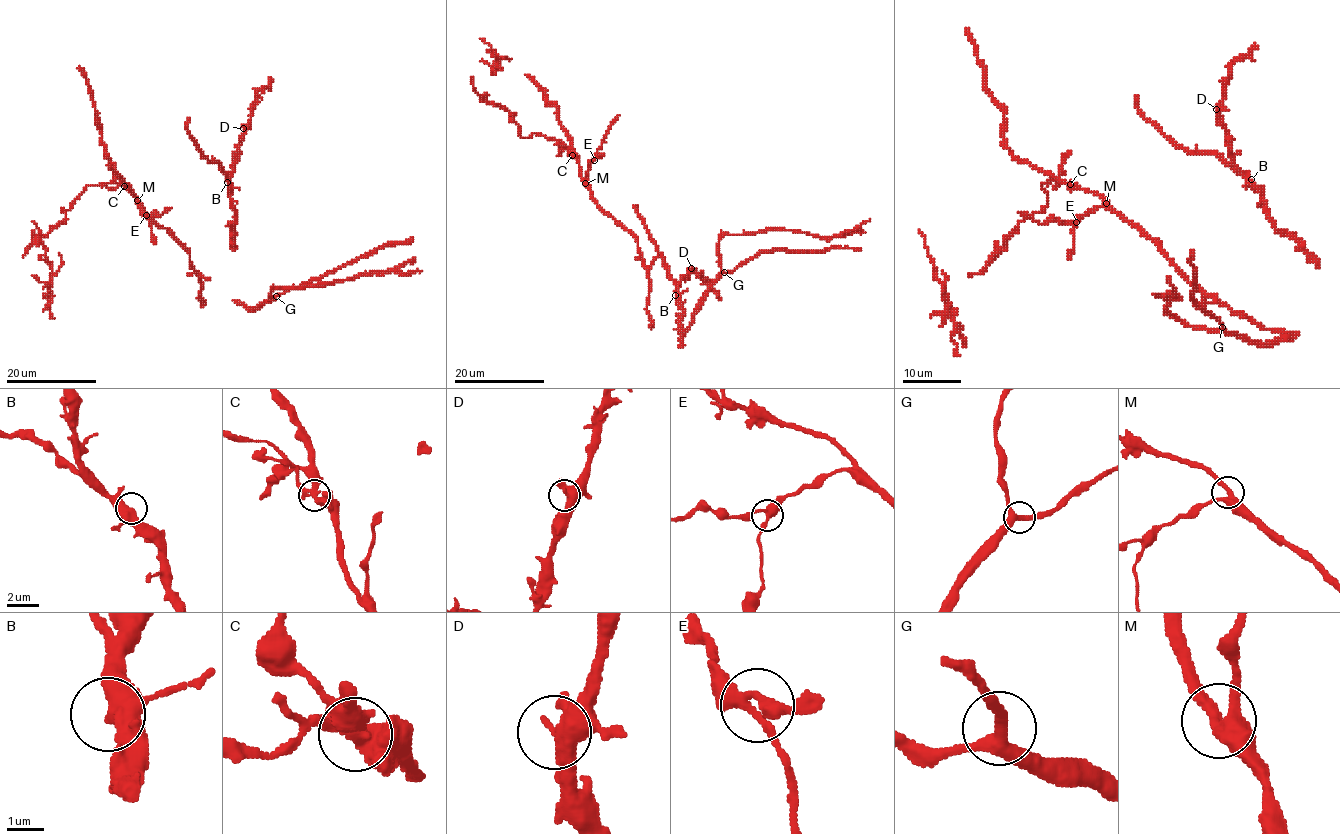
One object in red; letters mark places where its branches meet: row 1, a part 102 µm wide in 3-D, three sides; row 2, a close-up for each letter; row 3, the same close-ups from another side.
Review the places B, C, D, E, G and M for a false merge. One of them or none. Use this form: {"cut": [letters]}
{"cut": ["C"]}

